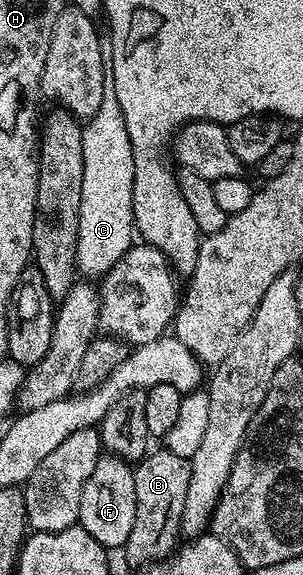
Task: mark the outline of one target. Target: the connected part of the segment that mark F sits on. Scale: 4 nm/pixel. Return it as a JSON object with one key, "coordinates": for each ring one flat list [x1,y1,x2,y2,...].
{"coordinates":[[113,455,99,456,96,467,92,467,92,475,88,483,84,483,84,491,80,495,80,515,78,524,96,543,100,543,108,551,121,550,125,546,128,534,132,531,132,523,136,523,136,483,134,470,121,457]]}

